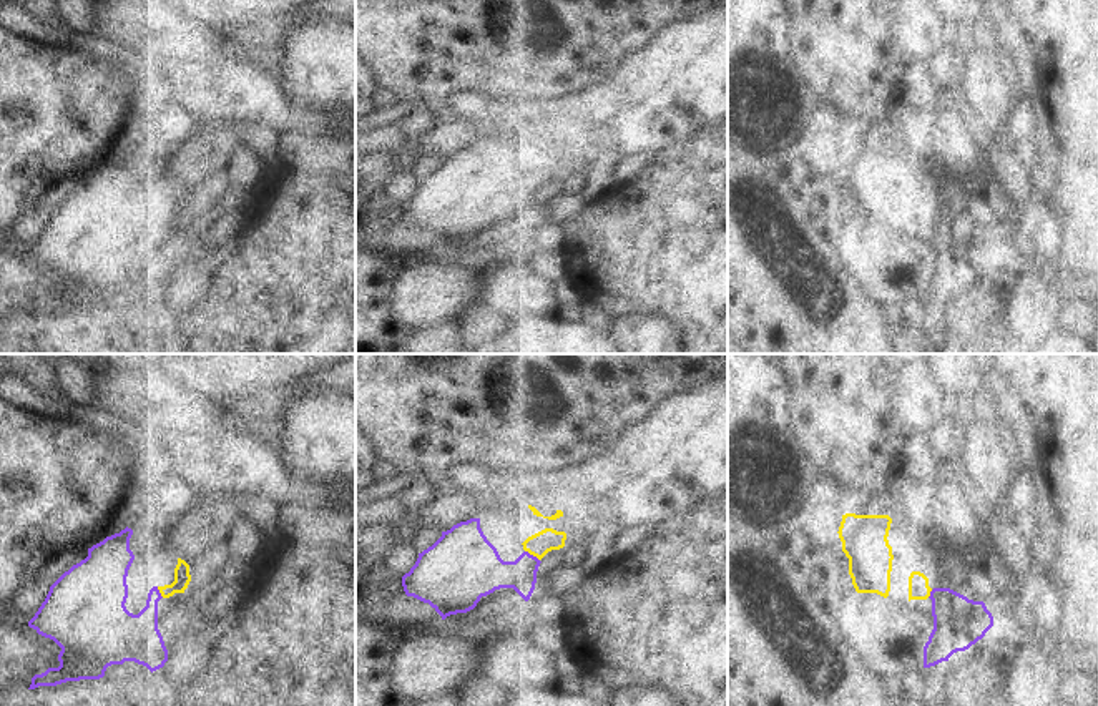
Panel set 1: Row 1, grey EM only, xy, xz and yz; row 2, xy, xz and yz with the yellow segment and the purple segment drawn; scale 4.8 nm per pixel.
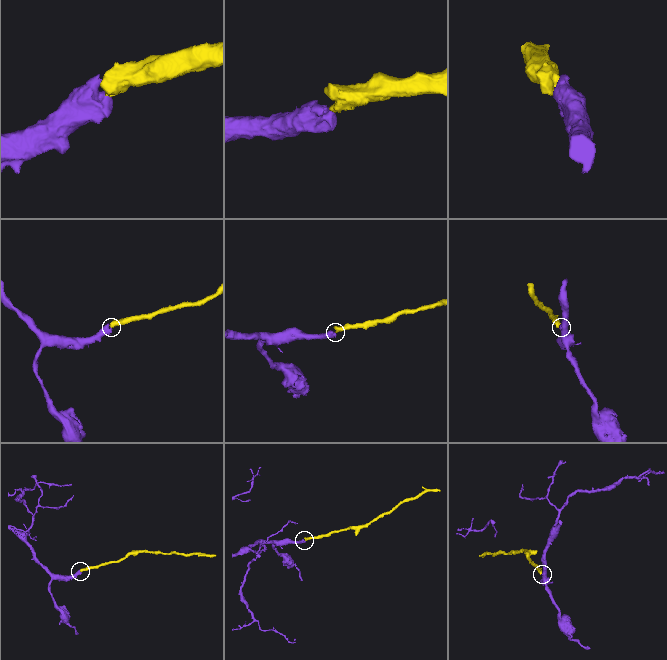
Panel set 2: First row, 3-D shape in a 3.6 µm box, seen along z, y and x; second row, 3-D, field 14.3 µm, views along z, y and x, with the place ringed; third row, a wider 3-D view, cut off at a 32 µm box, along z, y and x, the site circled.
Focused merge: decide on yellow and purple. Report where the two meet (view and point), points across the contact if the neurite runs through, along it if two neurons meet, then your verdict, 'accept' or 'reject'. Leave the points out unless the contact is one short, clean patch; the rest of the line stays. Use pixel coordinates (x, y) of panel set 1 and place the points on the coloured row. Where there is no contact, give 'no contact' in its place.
contact xz (532, 554); way xz (540, 544), (532, 554), (514, 572), (484, 572); accept

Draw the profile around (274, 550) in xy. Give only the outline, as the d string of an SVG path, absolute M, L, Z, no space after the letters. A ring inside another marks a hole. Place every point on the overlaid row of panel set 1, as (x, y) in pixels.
M279 533L274 542L267 542L262 548L249 560L252 570L261 570L271 561L281 561L287 553L292 556L301 547L301 543L291 540L286 533Z

